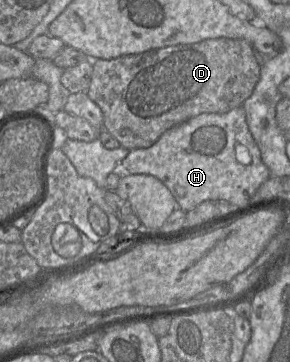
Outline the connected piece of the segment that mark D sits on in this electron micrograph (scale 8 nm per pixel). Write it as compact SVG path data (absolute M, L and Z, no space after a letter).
M216 38L188 45L173 45L141 54L115 59L95 59L89 98L103 113L103 130L129 150L152 146L163 133L204 113L227 113L243 105L260 78L259 65L252 46L244 39Z

